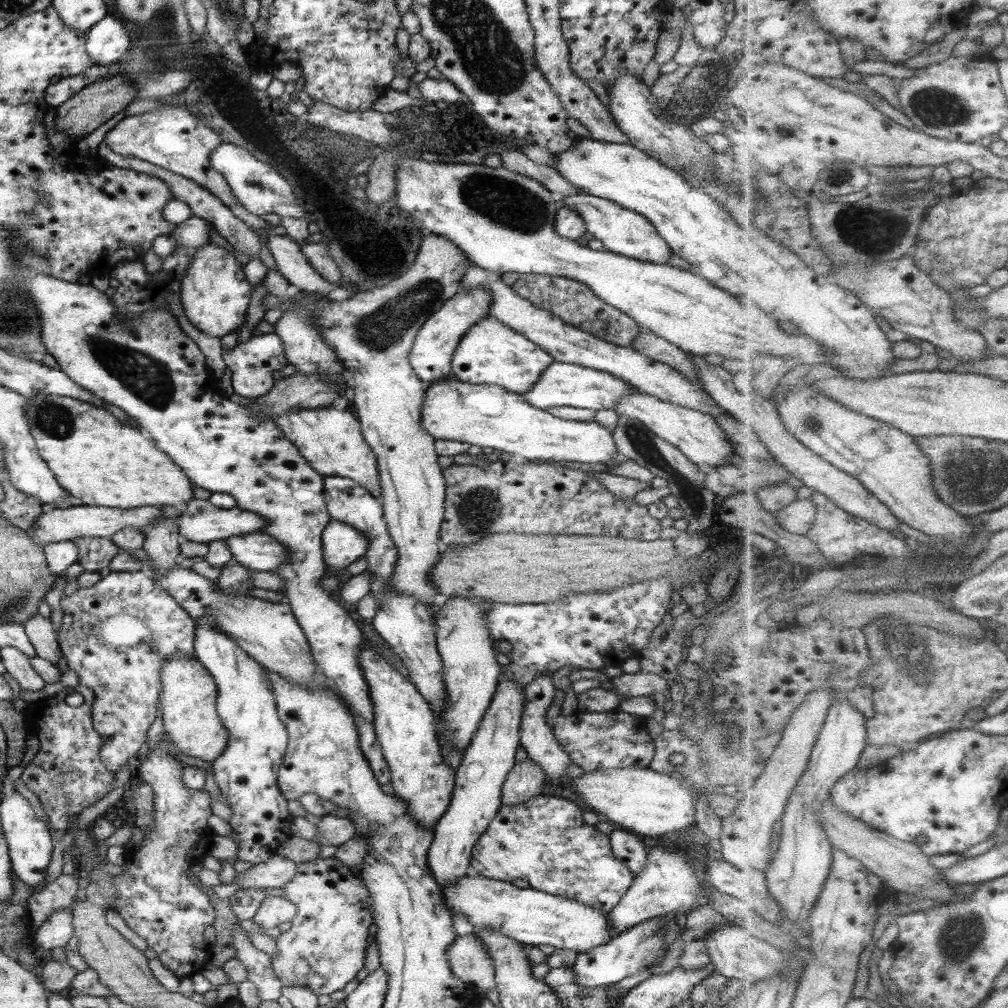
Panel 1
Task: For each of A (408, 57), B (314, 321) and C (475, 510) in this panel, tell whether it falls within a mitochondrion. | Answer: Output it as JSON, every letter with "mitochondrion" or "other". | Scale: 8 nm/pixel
{"A":"other","B":"other","C":"mitochondrion"}

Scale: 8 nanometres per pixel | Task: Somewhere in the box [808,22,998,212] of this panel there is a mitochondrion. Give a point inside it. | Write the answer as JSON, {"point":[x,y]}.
{"point":[939,109]}

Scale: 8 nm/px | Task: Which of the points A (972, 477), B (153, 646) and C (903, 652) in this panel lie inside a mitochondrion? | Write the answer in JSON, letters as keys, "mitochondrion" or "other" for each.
{"A":"mitochondrion","B":"mitochondrion","C":"mitochondrion"}

